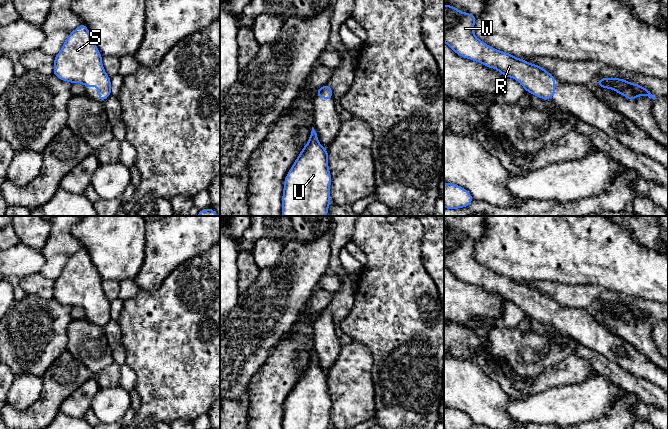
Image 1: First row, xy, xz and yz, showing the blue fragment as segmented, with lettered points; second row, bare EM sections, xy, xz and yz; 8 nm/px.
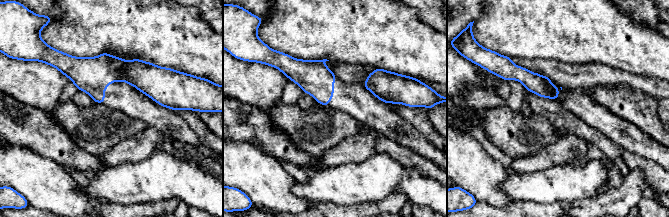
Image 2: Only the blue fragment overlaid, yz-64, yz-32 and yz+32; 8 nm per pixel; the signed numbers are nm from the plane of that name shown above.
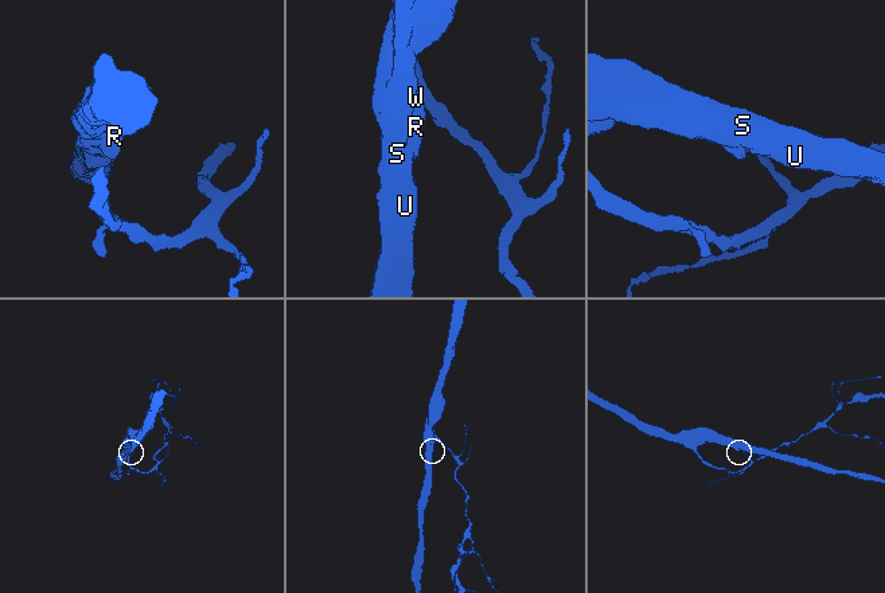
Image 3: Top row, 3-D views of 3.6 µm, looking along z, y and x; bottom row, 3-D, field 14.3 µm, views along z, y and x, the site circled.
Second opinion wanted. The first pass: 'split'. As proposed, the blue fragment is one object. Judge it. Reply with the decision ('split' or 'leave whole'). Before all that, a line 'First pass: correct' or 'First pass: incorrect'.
First pass: incorrect
leave whole

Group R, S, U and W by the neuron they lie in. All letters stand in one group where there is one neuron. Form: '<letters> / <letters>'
R S U W

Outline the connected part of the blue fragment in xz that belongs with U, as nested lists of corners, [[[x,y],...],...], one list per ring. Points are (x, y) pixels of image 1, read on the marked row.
[[[312,131],[307,144],[290,168],[284,180],[282,195],[282,216],[327,216],[331,203],[331,174],[328,166],[328,150],[318,140],[317,133]]]

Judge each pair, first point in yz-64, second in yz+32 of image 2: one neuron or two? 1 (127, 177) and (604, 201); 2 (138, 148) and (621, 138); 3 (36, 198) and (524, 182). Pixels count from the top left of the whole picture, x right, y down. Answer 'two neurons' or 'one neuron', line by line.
1: two neurons
2: two neurons
3: two neurons

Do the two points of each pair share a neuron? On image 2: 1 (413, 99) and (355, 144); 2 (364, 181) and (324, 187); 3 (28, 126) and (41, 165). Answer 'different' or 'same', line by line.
1: different
2: same
3: different

